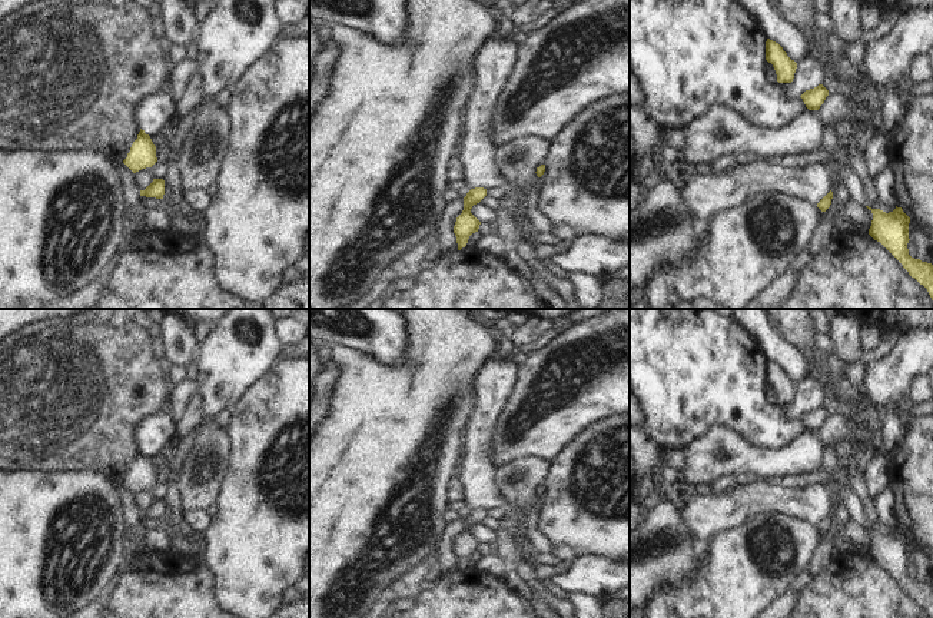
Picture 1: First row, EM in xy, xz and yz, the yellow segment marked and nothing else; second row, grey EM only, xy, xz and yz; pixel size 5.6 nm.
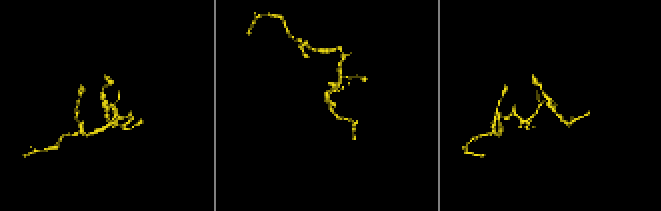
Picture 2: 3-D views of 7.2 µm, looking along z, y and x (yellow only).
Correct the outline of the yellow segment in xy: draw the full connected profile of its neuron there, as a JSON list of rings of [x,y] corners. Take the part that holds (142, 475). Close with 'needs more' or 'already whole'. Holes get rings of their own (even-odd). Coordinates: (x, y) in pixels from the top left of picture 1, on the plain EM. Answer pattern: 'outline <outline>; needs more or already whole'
outline [[[140,449],[137,459],[133,462],[127,478],[123,484],[133,492],[152,488],[157,482],[156,466],[149,455]]]; already whole

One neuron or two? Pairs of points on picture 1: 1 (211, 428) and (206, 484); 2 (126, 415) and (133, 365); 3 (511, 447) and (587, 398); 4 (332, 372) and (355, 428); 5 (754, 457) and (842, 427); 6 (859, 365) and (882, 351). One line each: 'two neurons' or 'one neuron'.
1: one neuron
2: one neuron
3: one neuron
4: two neurons
5: one neuron
6: one neuron

